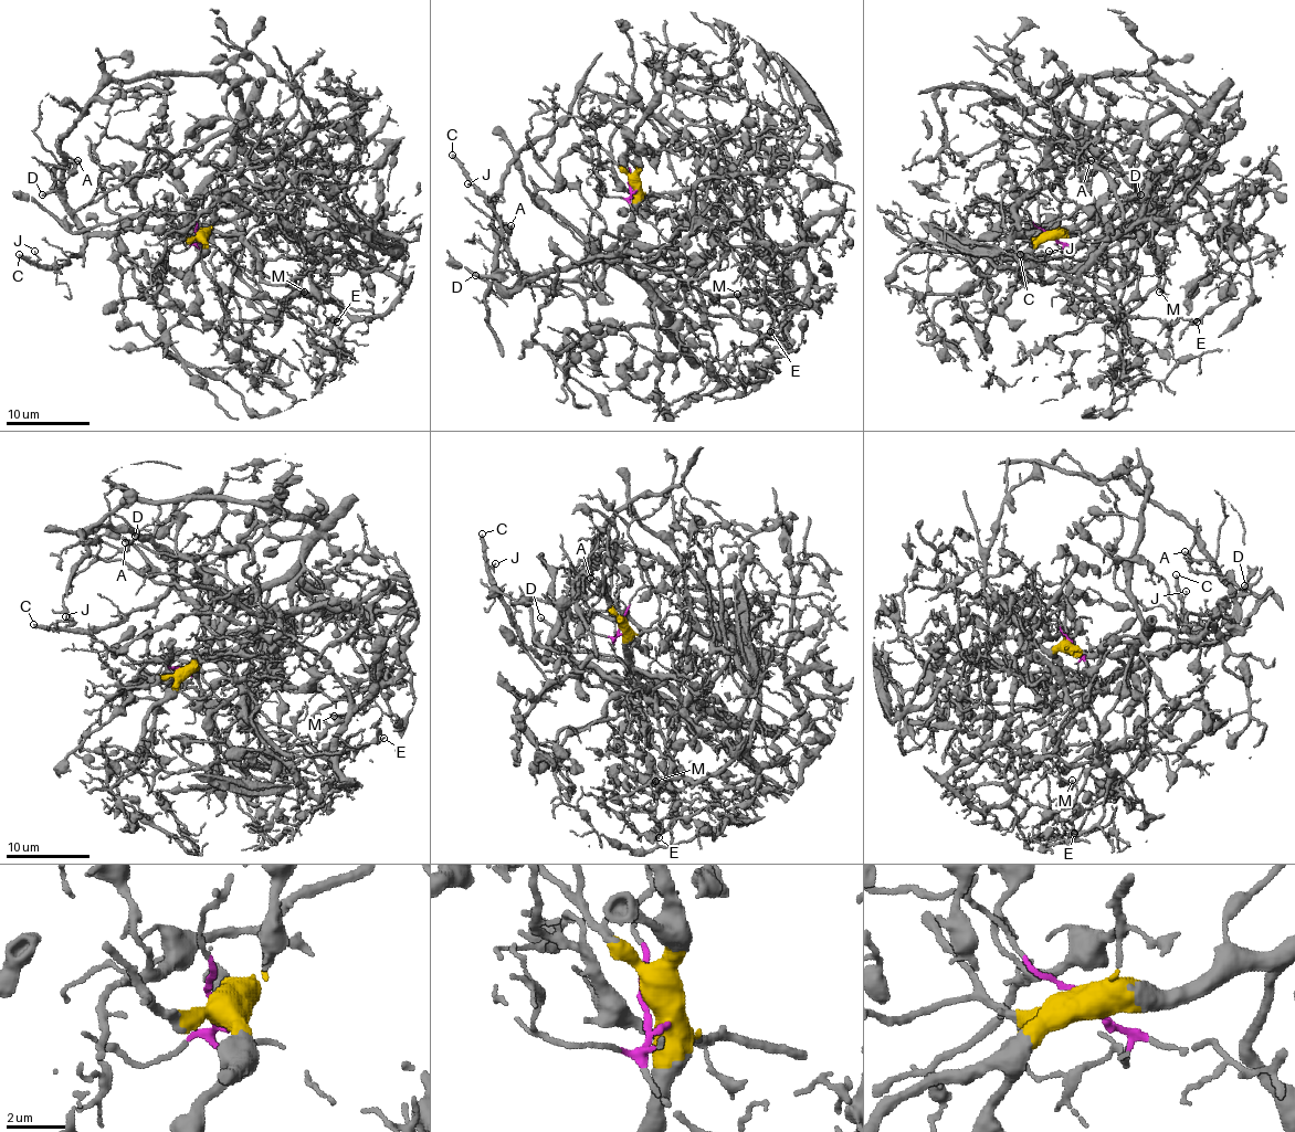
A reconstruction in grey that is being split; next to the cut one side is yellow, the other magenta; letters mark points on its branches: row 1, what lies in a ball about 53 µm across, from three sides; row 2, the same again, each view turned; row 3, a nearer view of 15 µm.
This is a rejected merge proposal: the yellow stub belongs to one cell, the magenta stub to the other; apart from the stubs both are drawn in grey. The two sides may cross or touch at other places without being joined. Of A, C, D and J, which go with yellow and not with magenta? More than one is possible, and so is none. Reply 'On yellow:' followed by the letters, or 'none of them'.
On yellow: none of them

